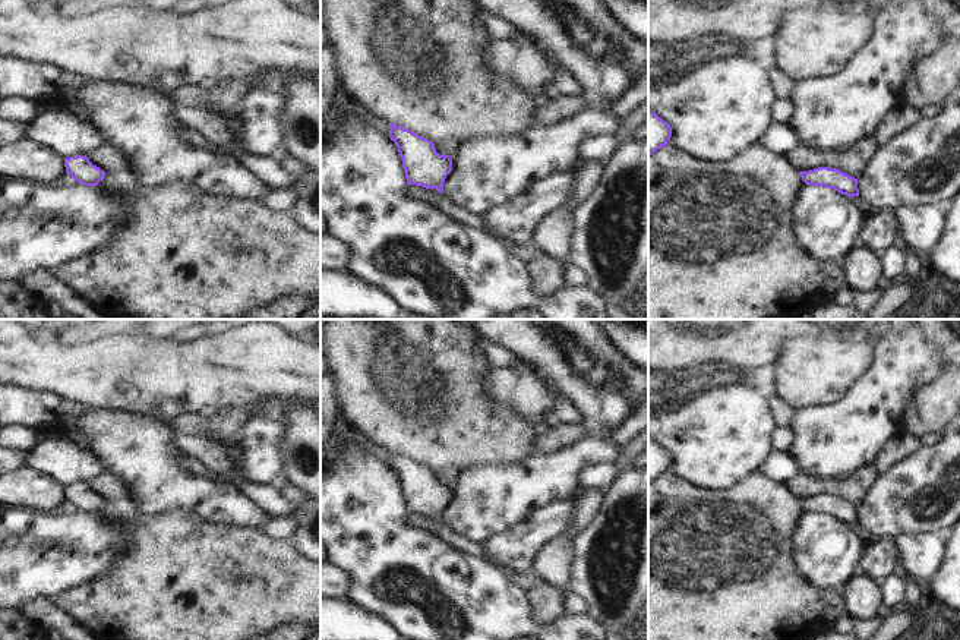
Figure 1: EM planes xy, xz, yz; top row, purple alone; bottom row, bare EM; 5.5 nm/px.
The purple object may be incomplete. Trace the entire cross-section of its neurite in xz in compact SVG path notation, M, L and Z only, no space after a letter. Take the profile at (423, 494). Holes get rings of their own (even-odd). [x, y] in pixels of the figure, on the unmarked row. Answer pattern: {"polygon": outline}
{"polygon": "M389 451L389 466L398 476L408 513L443 521L445 507L452 499L451 485L438 482L432 469L394 451Z"}

